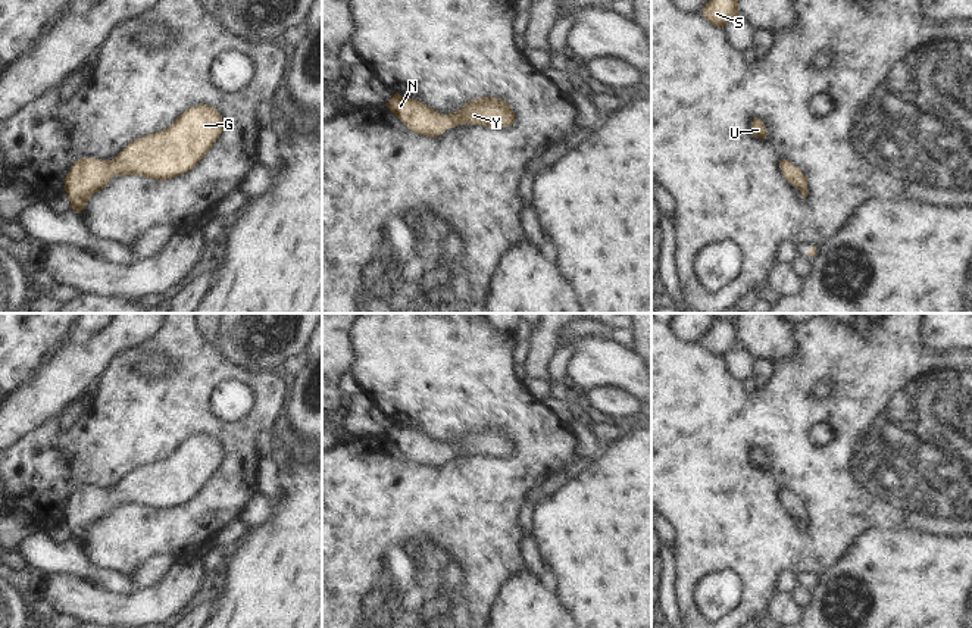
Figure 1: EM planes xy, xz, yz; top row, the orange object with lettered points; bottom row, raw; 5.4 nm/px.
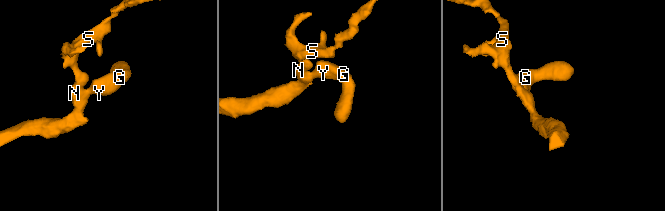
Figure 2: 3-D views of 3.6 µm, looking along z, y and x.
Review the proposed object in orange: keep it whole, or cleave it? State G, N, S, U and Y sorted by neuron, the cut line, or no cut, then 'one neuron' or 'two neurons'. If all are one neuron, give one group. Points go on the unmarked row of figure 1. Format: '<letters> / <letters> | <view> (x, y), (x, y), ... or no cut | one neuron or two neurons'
G N S U Y | no cut | one neuron

